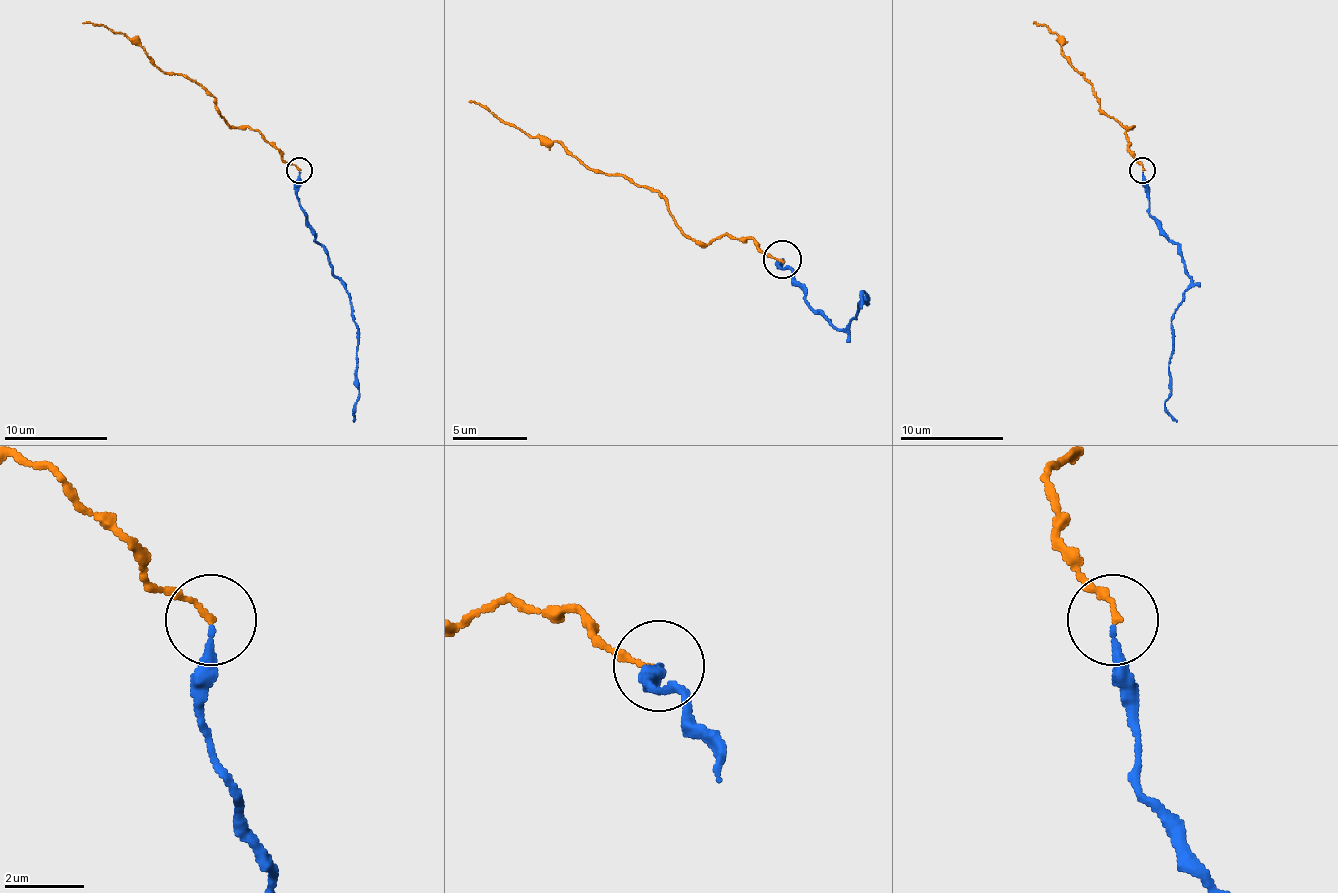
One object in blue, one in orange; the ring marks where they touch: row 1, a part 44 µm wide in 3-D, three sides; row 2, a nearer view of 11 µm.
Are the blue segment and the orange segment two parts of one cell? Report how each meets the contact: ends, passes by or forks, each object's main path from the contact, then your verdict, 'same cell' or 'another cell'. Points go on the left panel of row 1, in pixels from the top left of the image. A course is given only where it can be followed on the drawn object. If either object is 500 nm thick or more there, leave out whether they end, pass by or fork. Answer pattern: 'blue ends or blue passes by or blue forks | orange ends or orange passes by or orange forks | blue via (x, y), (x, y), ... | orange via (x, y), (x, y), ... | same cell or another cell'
blue ends | orange ends | blue via (300, 172), (297, 197), (302, 213), (331, 270), (341, 281), (357, 327), (359, 397), (354, 408), (354, 421) | orange via (300, 169), (284, 161), (258, 133), (222, 117), (204, 88), (165, 73), (113, 29), (82, 23) | another cell

